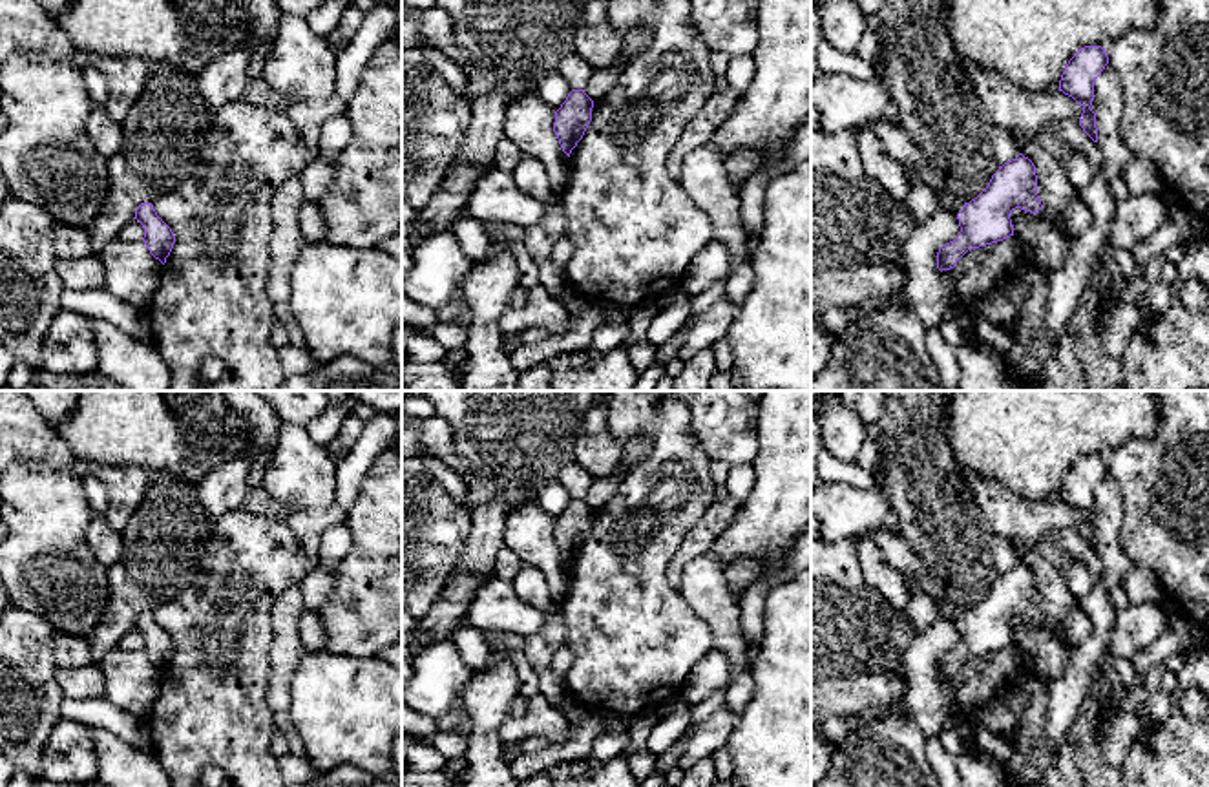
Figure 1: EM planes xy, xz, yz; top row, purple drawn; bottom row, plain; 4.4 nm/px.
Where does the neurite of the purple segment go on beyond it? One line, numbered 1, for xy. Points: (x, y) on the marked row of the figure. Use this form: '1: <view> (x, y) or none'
1: none

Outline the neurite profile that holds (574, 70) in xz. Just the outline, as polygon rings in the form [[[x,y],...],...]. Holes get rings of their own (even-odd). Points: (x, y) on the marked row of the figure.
[[[568,53],[557,66],[557,73],[568,82],[570,89],[584,89],[595,69],[577,53]]]

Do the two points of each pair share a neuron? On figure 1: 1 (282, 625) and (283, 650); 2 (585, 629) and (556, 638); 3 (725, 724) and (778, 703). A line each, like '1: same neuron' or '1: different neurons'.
1: same neuron
2: different neurons
3: different neurons

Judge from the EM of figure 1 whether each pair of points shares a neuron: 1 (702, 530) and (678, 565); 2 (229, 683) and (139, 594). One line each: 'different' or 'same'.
1: same
2: different

